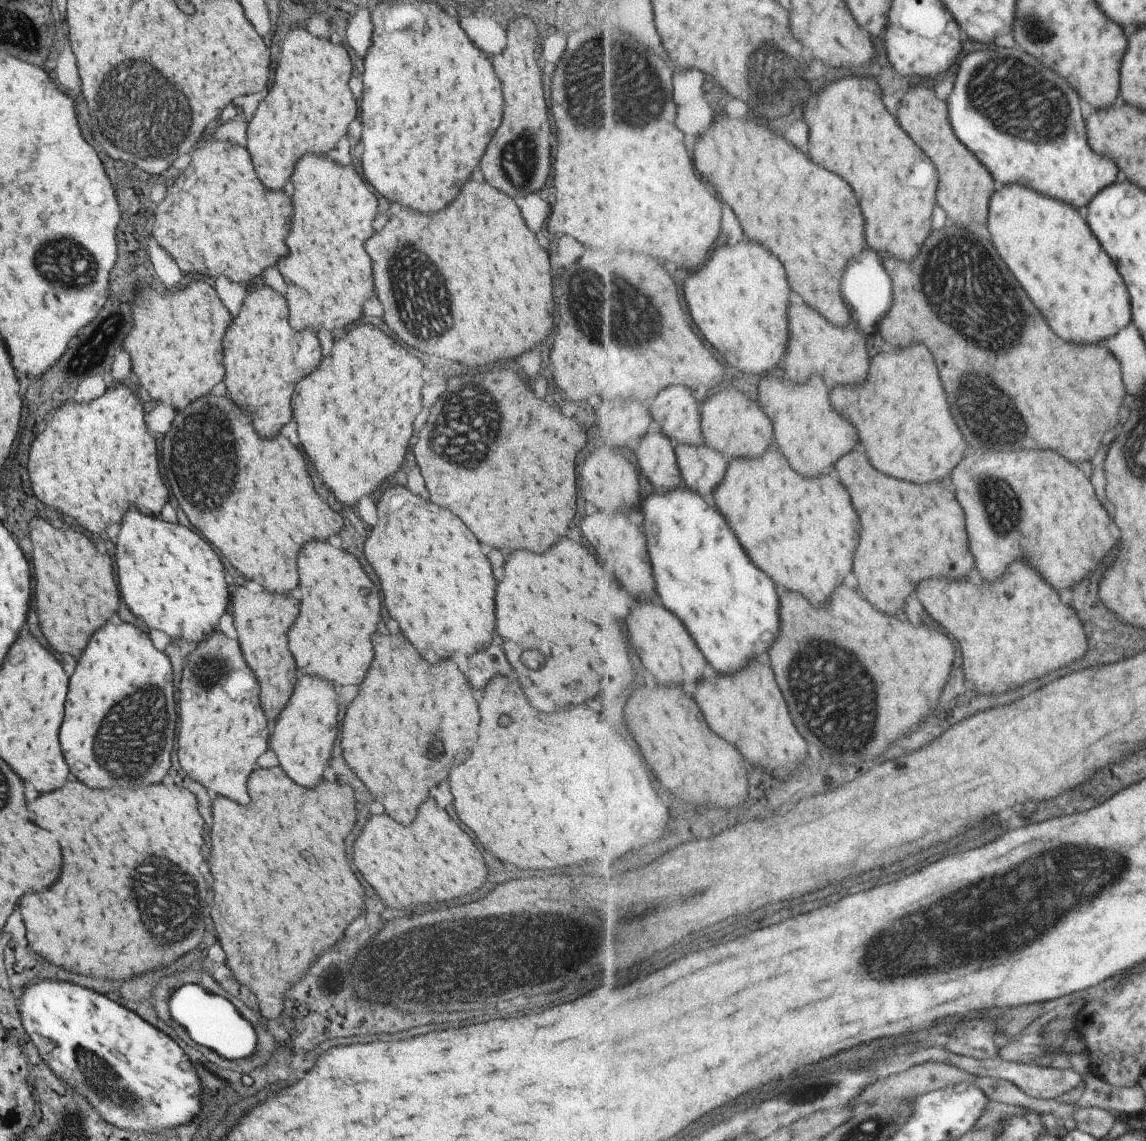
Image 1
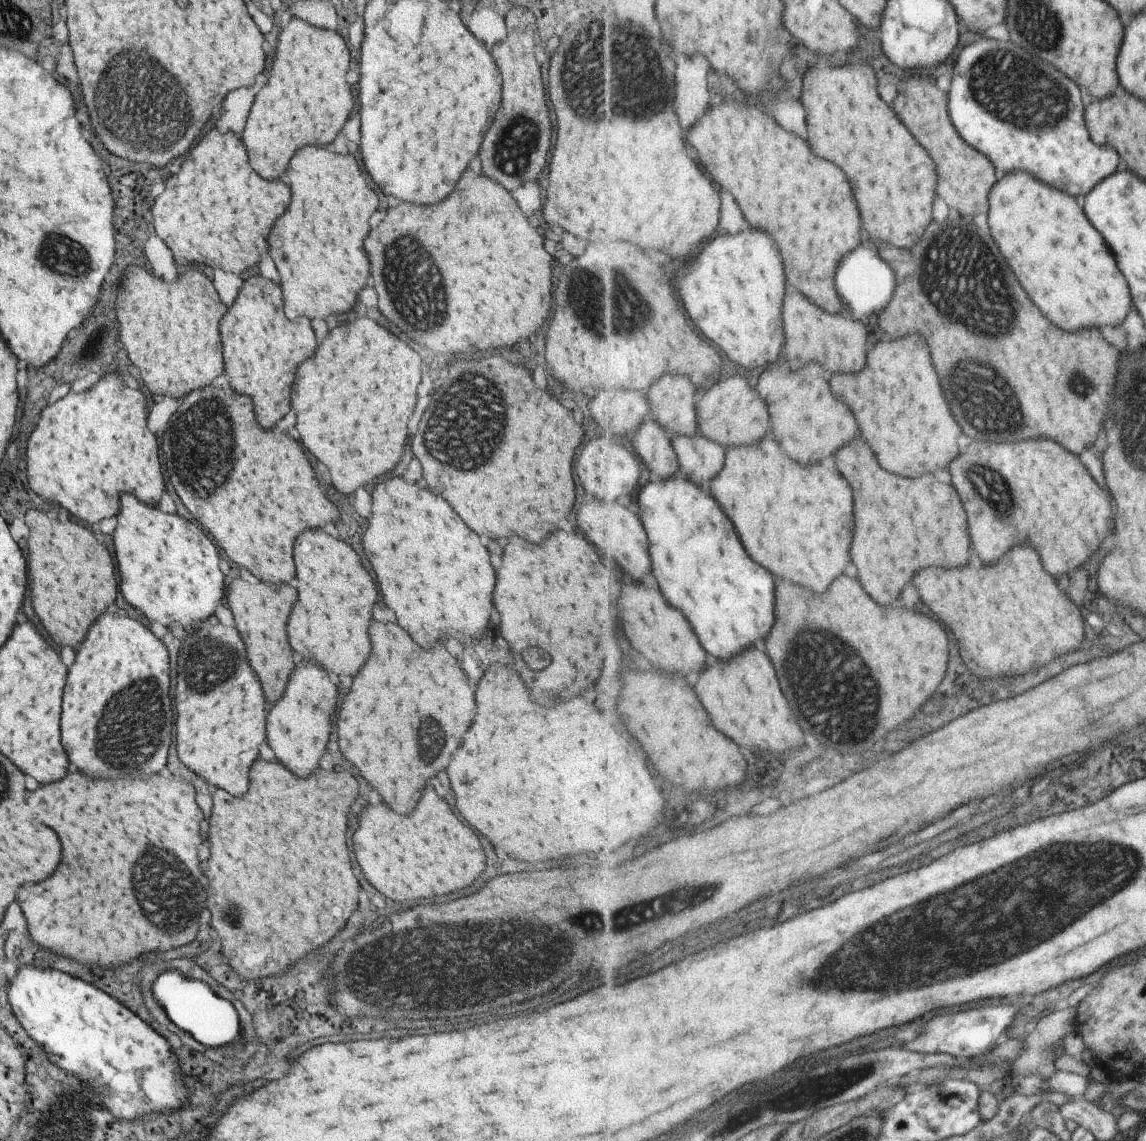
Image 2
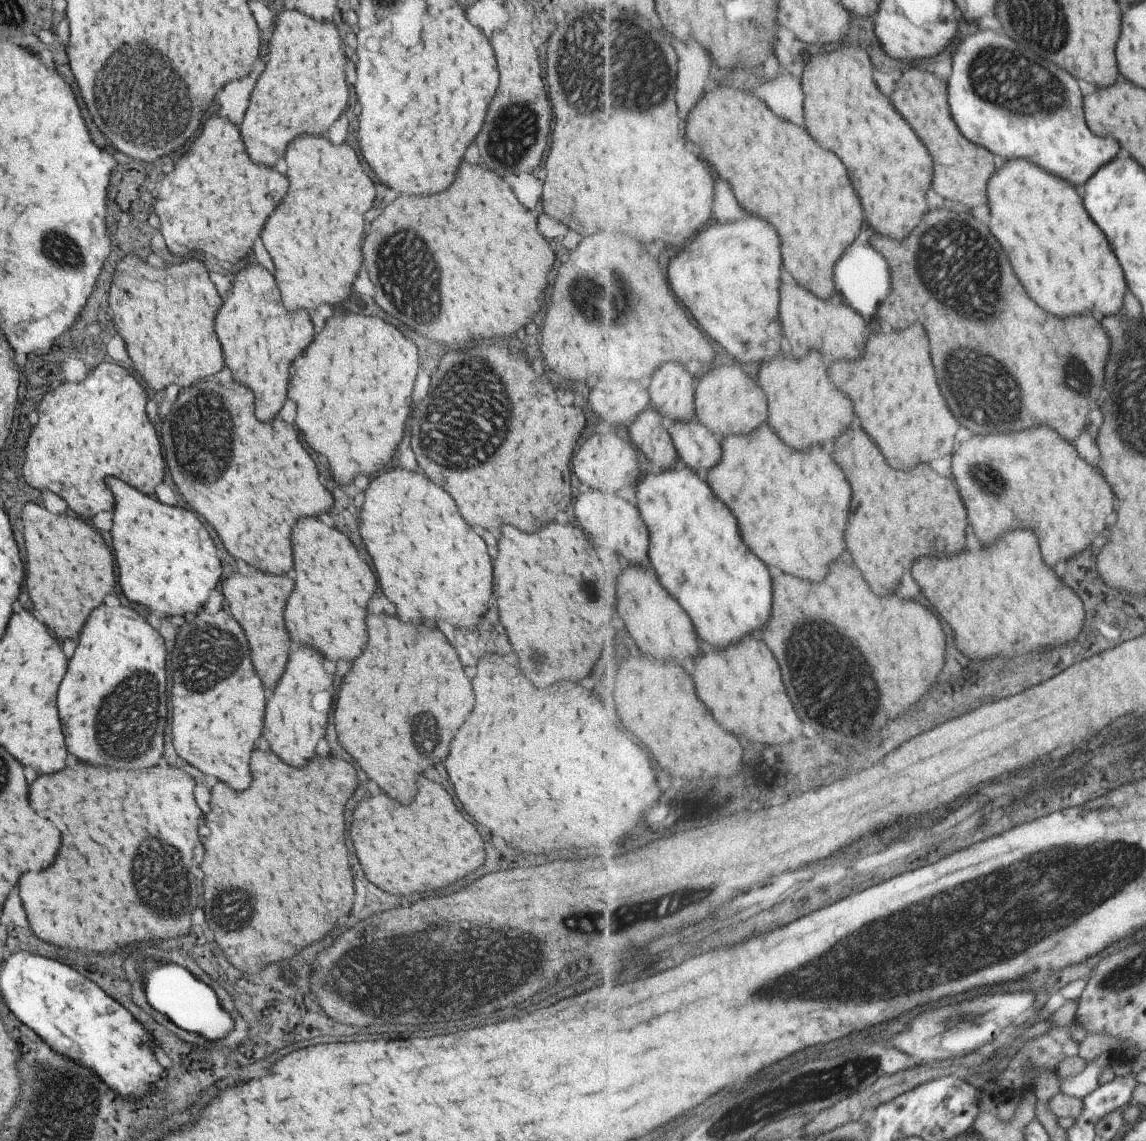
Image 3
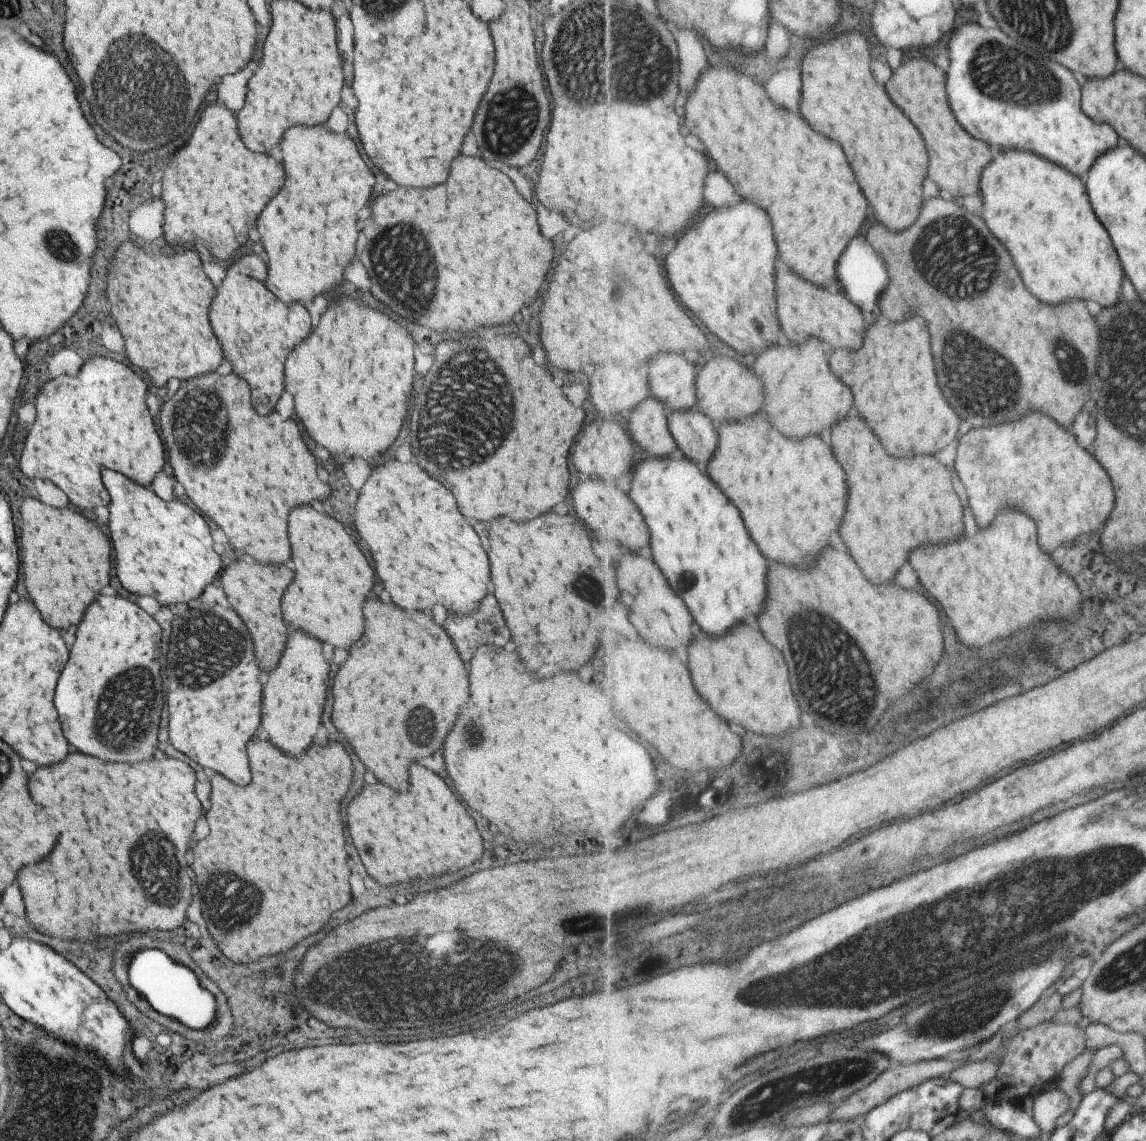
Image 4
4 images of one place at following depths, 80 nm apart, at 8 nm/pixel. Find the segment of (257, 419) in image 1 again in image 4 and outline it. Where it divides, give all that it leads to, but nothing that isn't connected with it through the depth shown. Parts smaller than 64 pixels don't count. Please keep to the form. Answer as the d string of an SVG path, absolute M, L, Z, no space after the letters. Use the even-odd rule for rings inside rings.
M253 252L231 265L218 287L209 308L209 324L219 340L223 358L229 360L231 372L243 378L251 388L253 410L269 414L283 392L283 362L291 348L307 338L311 324L309 314L299 304L285 304L266 287L267 268Z

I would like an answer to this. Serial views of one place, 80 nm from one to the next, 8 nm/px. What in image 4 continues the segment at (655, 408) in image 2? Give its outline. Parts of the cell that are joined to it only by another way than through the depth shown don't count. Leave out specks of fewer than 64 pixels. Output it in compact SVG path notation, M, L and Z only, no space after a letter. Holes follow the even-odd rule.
M661 352L651 360L651 396L661 400L669 413L691 411L698 404L698 373L699 367L688 356Z

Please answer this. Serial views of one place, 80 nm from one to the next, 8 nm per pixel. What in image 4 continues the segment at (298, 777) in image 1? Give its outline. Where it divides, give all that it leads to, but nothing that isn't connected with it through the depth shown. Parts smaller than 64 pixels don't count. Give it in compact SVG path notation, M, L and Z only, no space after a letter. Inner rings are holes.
M293 632L285 644L279 664L267 674L261 704L261 728L265 738L287 756L303 754L321 722L329 682L329 664L323 658L321 642Z

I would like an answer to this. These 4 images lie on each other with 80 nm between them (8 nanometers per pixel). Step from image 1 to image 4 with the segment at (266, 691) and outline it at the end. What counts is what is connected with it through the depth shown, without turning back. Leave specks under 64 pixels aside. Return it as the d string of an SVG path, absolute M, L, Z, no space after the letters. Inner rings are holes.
M231 561L229 568L223 570L219 576L221 588L225 592L227 602L231 604L233 612L243 620L245 628L251 634L253 650L255 650L255 658L257 658L259 668L269 672L279 662L279 656L283 652L285 638L287 638L287 630L285 630L285 624L281 620L279 602L281 602L283 590L293 580L293 572L287 570L285 566L275 568L275 566L261 566L257 562Z

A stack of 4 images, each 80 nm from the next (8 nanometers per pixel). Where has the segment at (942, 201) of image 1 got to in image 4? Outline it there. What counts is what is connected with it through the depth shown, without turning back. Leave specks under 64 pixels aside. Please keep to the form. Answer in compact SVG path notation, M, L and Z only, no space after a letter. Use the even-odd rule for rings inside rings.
M913 56L909 62L895 69L895 76L887 84L887 92L891 92L891 98L915 124L919 124L919 130L923 132L923 138L927 140L927 148L931 150L931 172L929 178L937 180L935 184L941 190L949 190L953 196L965 198L975 196L981 192L982 172L991 163L993 148L985 141L973 138L962 127L958 118L954 115L947 92L947 73L942 71L935 63L922 60Z

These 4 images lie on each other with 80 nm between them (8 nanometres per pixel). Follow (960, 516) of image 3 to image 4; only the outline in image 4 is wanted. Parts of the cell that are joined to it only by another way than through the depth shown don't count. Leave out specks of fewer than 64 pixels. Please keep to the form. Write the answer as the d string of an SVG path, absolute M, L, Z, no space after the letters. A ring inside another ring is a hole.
M847 418L843 424L839 424L835 430L833 430L833 448L835 448L835 456L837 456L837 460L843 464L843 468L845 468L845 472L847 472L847 480L849 480L849 484L851 484L851 504L847 504L847 520L843 522L843 528L841 528L841 536L843 536L843 540L845 540L845 544L849 546L849 550L851 550L851 554L855 556L855 562L863 568L863 572L867 572L867 578L873 582L873 584L887 584L887 582L893 582L895 580L895 576L899 574L899 570L909 562L909 554L915 550L915 548L919 548L919 546L935 546L937 542L939 544L951 544L951 542L957 542L957 540L961 539L961 536L965 535L965 520L963 520L963 502L961 502L961 498L959 498L960 494L955 492L955 488L953 488L953 478L951 476L945 476L947 474L947 470L945 470L945 466L941 466L941 464L937 464L937 460L935 458L931 458L931 456L917 456L915 460L895 460L895 458L891 458L889 454L887 454L887 450L883 448L883 444L879 442L879 438L871 432L871 428L865 424L865 420L861 420L861 418ZM883 490L887 490L887 496L891 494L891 510L883 510L883 508L879 508L879 498L881 498L881 492Z

